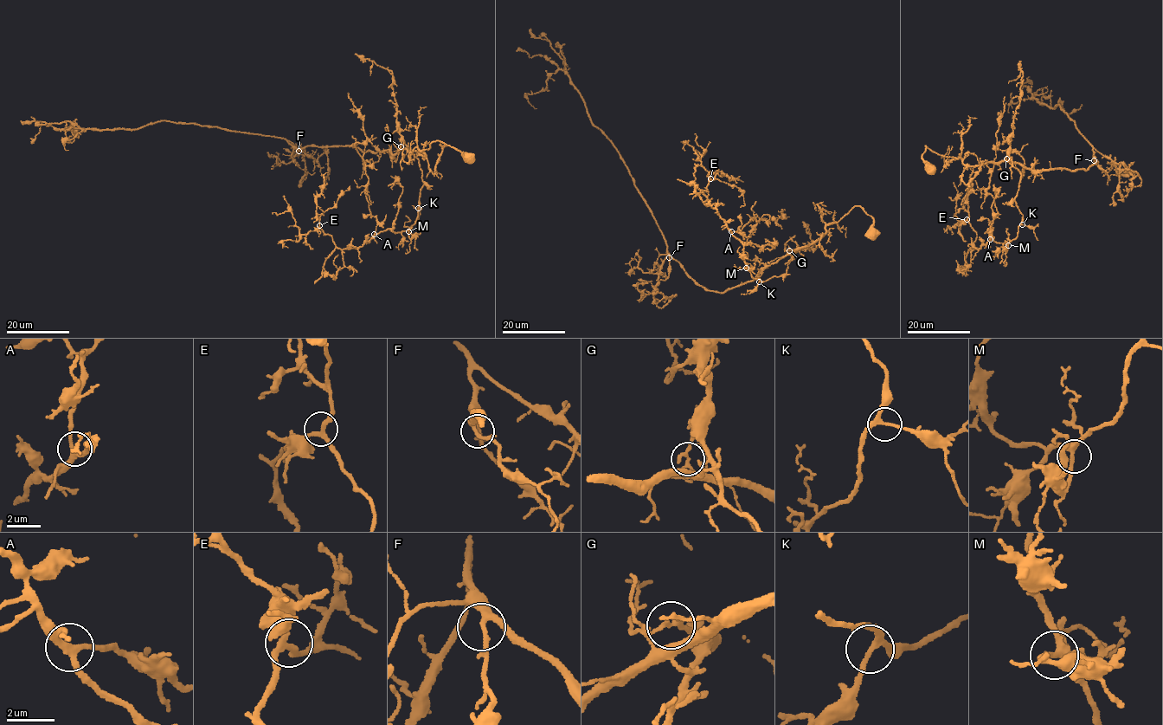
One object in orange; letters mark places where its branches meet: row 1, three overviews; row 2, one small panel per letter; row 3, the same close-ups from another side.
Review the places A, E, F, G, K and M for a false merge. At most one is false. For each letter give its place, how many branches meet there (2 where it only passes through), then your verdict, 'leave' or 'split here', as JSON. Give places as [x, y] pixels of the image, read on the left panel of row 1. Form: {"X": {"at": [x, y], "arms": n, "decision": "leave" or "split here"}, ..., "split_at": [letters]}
{"A": {"at": [374, 234], "arms": 3, "decision": "leave"}, "E": {"at": [319, 225], "arms": 3, "decision": "leave"}, "F": {"at": [298, 151], "arms": 3, "decision": "leave"}, "G": {"at": [401, 146], "arms": 2, "decision": "split here"}, "K": {"at": [418, 208], "arms": 3, "decision": "leave"}, "M": {"at": [408, 231], "arms": 3, "decision": "leave"}, "split_at": ["G"]}

